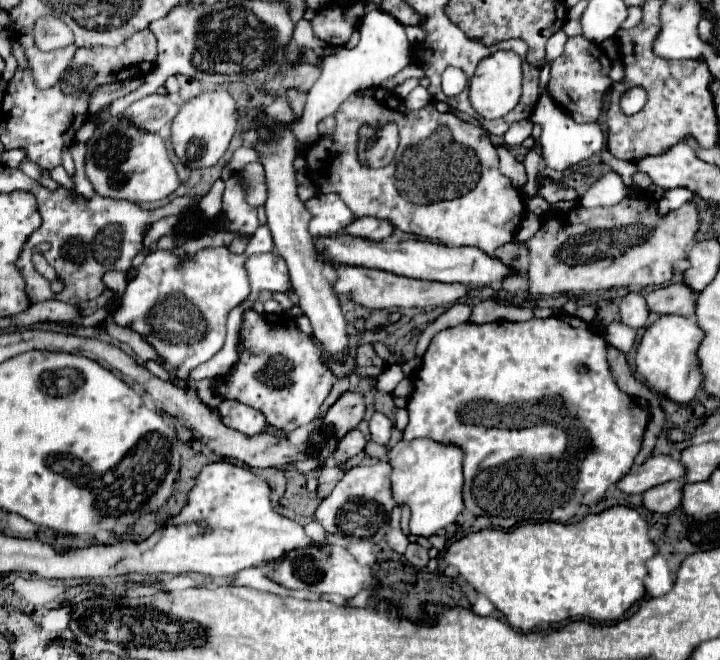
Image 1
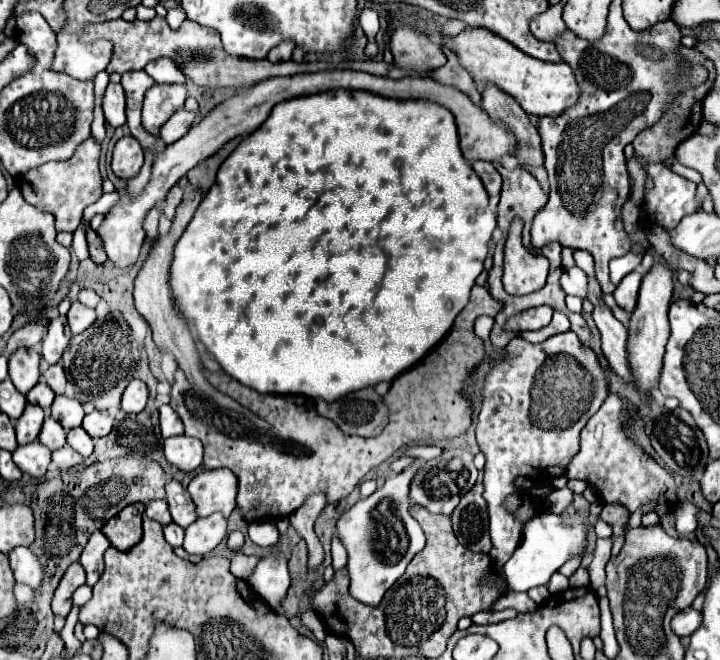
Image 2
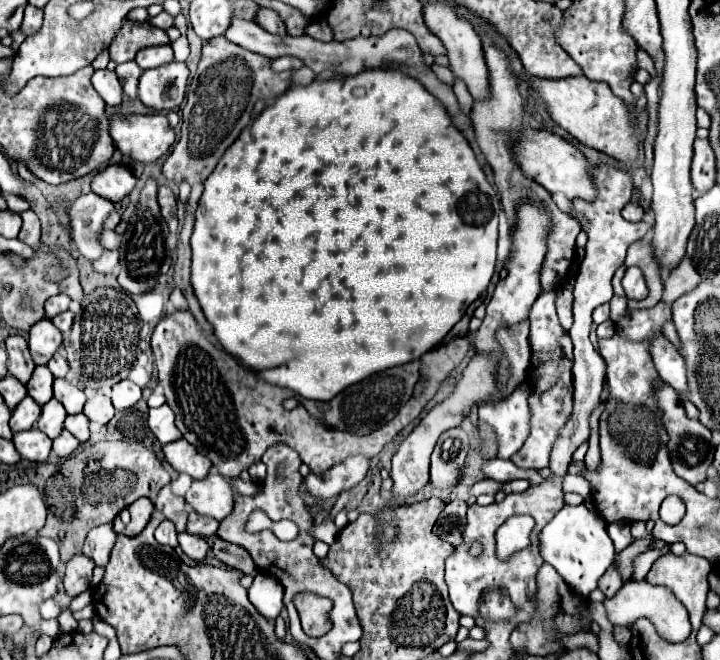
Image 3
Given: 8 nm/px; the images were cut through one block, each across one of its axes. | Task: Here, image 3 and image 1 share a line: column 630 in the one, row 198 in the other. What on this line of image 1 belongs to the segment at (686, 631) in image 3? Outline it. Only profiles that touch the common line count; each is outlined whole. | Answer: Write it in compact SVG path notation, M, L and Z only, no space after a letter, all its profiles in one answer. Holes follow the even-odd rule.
M610 170L600 180L596 180L580 198L580 206L592 208L592 206L614 206L622 202L626 196L626 186L618 172Z

